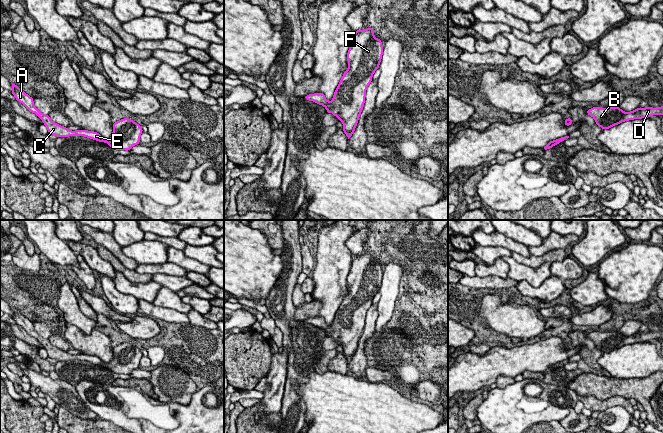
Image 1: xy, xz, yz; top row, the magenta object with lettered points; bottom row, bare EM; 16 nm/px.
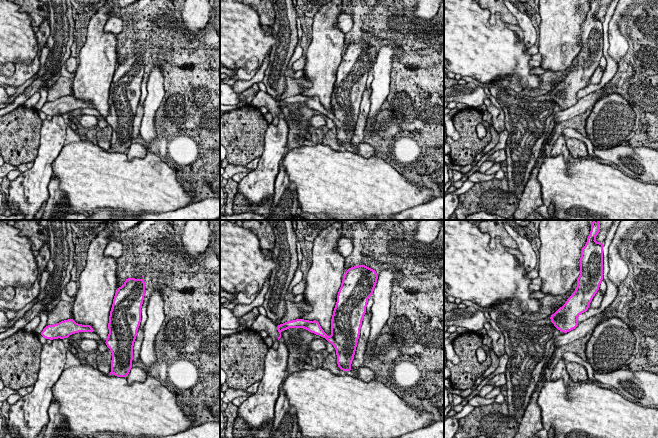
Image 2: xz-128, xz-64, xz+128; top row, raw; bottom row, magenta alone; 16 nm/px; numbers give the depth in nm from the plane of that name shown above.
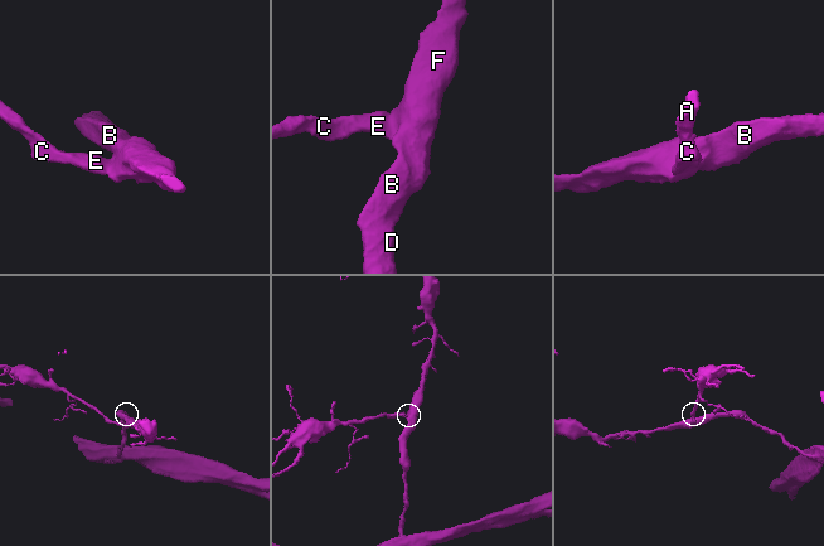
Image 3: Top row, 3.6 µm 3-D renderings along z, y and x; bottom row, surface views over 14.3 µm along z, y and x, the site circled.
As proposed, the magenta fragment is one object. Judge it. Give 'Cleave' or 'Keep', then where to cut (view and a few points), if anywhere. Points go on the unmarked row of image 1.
Keep. No split

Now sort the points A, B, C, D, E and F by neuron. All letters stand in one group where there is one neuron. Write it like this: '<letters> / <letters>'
A B C D E F

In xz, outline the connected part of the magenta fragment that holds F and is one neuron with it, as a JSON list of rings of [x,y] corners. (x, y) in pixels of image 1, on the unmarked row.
[[[373,252],[355,255],[347,277],[348,293],[344,296],[332,325],[329,326],[323,317],[304,320],[339,342],[348,363],[355,355],[365,327],[366,313],[379,292],[382,278],[382,266],[374,260]]]

